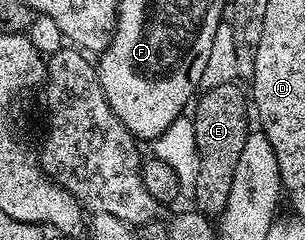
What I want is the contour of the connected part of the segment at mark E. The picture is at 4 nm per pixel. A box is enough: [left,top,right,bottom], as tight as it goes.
[192,81,252,216]

